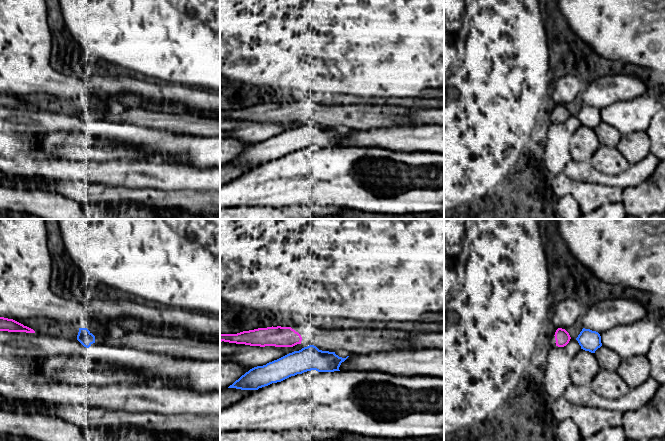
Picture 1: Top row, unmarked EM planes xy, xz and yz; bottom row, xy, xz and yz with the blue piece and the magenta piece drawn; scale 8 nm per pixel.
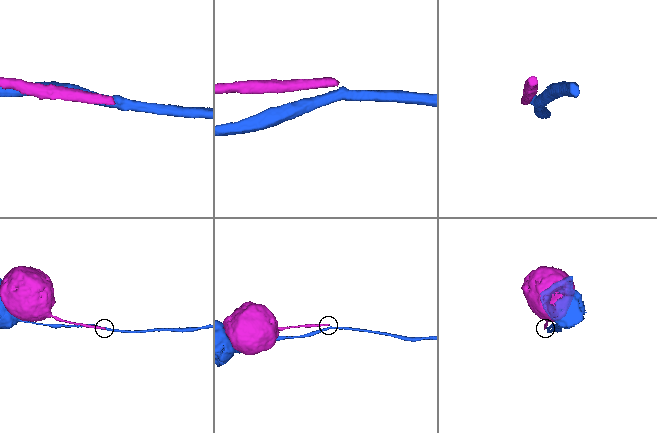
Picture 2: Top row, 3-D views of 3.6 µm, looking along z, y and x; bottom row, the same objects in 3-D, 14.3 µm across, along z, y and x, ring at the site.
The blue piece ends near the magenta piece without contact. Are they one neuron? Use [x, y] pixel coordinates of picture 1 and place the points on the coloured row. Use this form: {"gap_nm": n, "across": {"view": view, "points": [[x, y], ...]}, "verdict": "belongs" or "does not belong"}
{"gap_nm": 40, "across": {"view": "xz", "points": [[302, 348], [300, 343]]}, "verdict": "does not belong"}

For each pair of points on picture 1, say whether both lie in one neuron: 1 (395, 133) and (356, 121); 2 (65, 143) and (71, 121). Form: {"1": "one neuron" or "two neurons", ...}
{"1": "two neurons", "2": "two neurons"}

